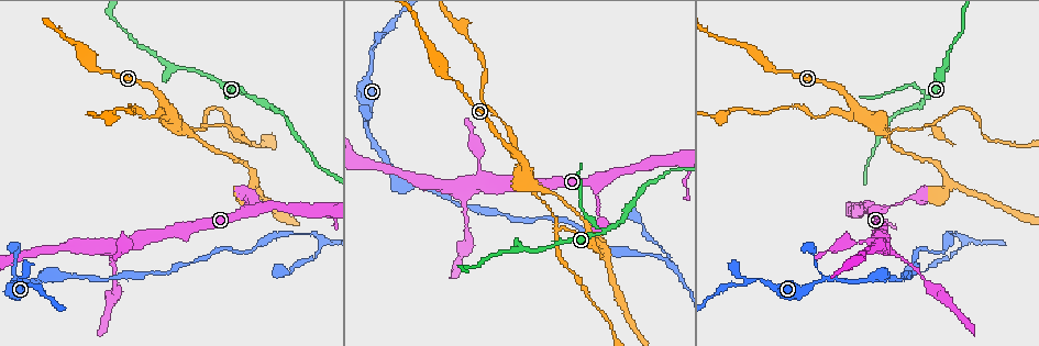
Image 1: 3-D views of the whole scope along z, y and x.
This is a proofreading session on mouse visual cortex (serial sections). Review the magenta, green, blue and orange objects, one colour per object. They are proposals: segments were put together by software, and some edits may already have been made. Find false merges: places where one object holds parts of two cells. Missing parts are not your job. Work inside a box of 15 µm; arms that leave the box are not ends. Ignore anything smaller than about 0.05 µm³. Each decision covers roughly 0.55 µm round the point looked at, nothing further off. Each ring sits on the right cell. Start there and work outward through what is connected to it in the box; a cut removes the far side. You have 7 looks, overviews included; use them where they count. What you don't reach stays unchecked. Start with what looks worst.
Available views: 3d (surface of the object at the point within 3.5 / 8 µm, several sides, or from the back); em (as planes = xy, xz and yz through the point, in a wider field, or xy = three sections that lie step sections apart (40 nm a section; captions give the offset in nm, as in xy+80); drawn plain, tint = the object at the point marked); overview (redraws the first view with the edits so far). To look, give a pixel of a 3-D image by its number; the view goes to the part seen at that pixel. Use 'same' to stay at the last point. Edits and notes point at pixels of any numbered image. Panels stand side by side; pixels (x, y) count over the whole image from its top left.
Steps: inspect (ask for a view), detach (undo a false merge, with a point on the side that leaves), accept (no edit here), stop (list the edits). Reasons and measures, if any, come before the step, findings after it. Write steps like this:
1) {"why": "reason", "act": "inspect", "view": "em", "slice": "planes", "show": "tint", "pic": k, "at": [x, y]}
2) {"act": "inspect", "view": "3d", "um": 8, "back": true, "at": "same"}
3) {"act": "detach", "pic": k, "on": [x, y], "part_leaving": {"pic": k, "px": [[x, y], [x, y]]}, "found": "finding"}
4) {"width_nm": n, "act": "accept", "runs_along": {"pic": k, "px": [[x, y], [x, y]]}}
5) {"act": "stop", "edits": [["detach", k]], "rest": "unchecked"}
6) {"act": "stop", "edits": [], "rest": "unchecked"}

{"why": "abrupt turn", "act": "inspect", "view": "3d", "um": 3.5, "pic": 1, "at": [926, 98]}

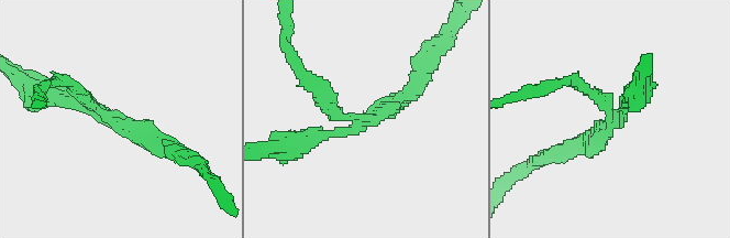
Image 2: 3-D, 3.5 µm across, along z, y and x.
{"arms": 3, "arm_widths_nm": [150, 250, 250], "why": "need the tissue", "act": "inspect", "view": "em", "slice": "planes", "show": "tint", "pic": 2, "at": [619, 116]}

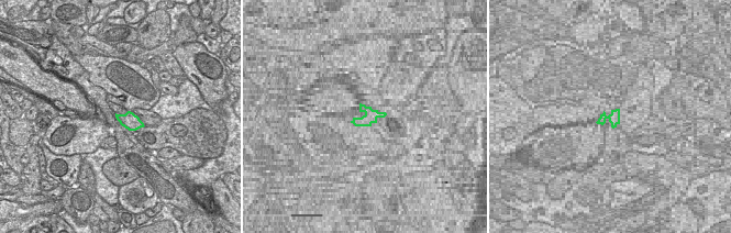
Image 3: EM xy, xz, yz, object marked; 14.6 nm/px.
{"act": "accept", "found": "continuous, no second cell"}

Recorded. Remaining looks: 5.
{"why": "calibre changes", "act": "inspect", "view": "3d", "um": 3.5, "pic": 1, "at": [183, 130]}

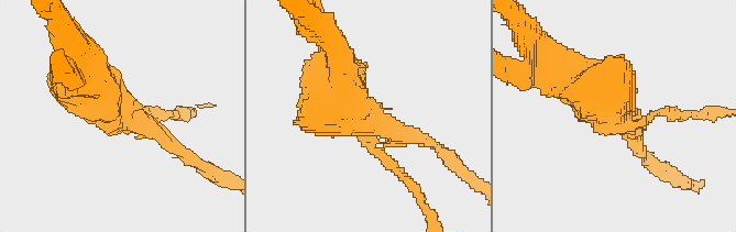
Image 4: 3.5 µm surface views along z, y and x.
{"act": "detach", "pic": 4, "on": [401, 175], "part_leaving": {"pic": 4, "px": [[623, 124], [659, 111], [704, 114]]}, "found": "a second cell is stuck on"}

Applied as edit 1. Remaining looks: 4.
{"why": "redraw", "act": "inspect", "view": "overview"}

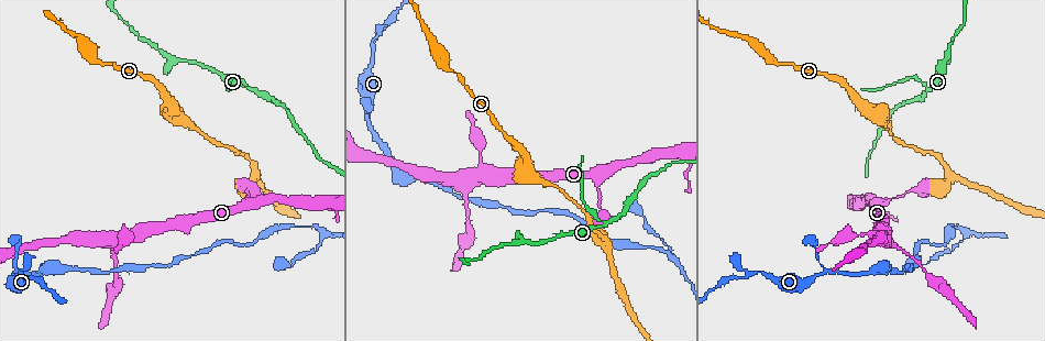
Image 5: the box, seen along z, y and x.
{"act": "inspect", "view": "3d", "um": 3.5, "pic": 5, "at": [947, 58]}

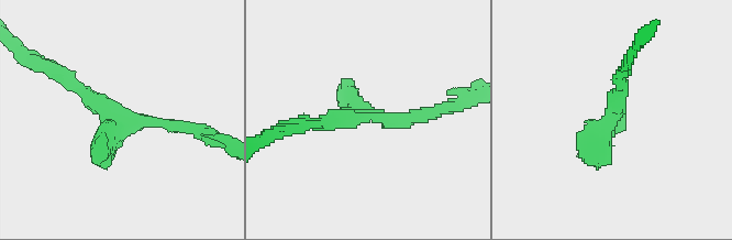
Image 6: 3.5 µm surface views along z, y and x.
{"act": "inspect", "view": "em", "slice": "xy", "step": 5, "show": "tint", "pic": 6, "at": [136, 119]}

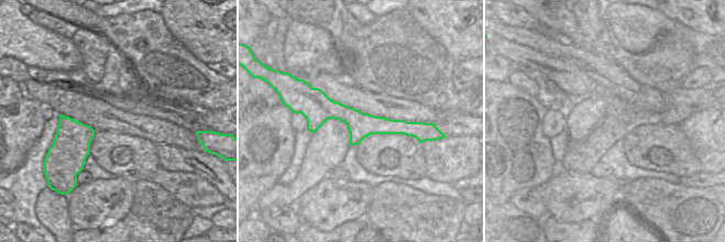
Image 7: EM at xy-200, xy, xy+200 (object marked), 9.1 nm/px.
{"width_nm": 240, "act": "accept", "runs_along": {"pic": 6, "px": [[204, 134], [110, 115], [74, 84]]}, "found": "continuous, no second cell"}

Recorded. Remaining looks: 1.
{"act": "stop", "edits": [["detach", 4]], "rest": "unchecked"}

